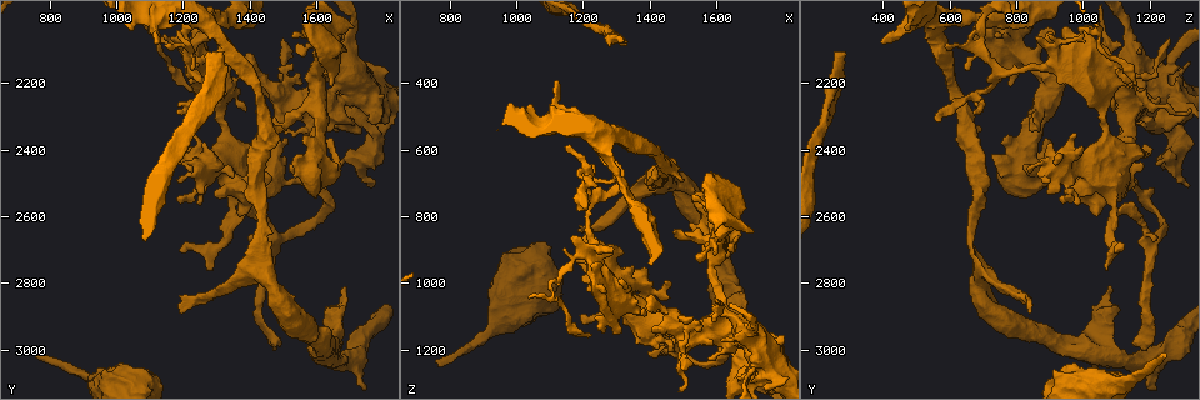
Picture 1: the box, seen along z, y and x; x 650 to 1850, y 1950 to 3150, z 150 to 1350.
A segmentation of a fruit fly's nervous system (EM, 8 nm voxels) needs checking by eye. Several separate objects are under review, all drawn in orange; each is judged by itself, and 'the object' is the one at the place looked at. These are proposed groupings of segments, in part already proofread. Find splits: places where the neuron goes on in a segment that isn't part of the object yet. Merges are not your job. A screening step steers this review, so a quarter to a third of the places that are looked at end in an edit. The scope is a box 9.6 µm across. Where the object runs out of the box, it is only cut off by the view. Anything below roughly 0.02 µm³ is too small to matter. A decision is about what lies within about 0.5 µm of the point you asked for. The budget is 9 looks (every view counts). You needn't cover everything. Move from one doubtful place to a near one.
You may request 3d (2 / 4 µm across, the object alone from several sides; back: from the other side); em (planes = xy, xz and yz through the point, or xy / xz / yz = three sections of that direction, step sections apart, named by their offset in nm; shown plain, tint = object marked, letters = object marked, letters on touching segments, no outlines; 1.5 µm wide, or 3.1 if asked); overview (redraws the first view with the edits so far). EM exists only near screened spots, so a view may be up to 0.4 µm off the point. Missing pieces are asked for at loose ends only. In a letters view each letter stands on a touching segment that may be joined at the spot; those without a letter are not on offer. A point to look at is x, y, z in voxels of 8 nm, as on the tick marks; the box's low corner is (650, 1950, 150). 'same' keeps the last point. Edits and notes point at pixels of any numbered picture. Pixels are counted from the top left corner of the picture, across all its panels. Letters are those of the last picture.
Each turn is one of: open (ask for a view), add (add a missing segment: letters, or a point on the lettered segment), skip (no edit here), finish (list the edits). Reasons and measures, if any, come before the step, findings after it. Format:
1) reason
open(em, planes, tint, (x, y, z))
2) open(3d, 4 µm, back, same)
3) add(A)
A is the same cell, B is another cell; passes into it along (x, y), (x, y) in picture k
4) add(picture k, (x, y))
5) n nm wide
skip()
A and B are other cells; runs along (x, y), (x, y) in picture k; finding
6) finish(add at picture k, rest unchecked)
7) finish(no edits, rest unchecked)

branch stops here
open(em, xz, step 8, tint, (760, 3030, 1230))

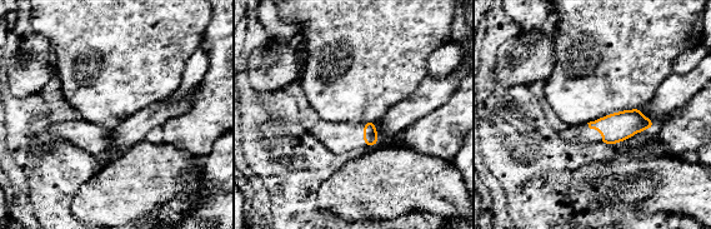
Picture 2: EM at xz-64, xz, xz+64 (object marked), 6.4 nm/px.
open(em, planes, letters, same)

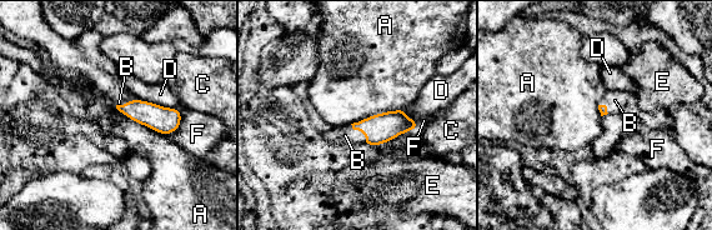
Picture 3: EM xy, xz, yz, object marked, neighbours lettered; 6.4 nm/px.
A touches over 360 nm
add(B)
B is the same cell, A, C, D, E and F are other cells; it goes on there

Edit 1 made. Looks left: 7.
redraw
open(overview)

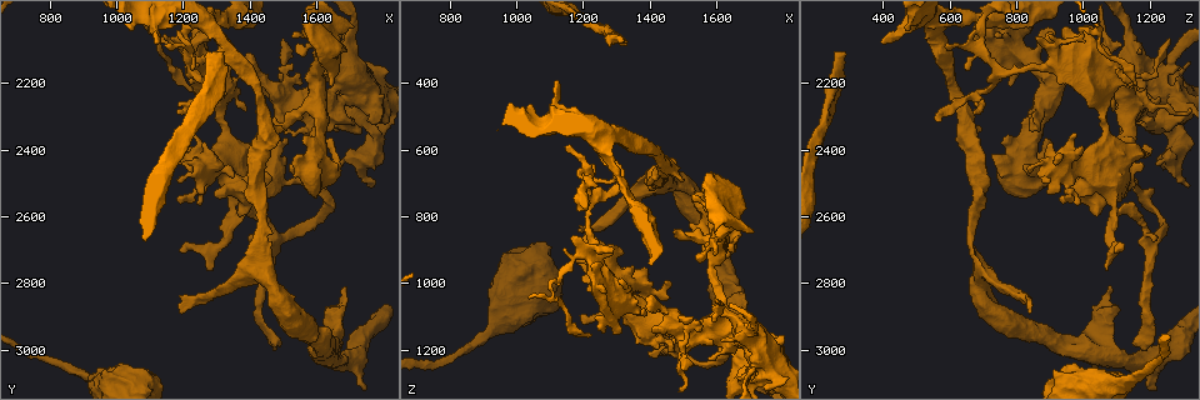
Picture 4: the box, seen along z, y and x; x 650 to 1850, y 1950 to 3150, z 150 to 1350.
free end
open(3d, 2 µm, (1200, 2900, 840))

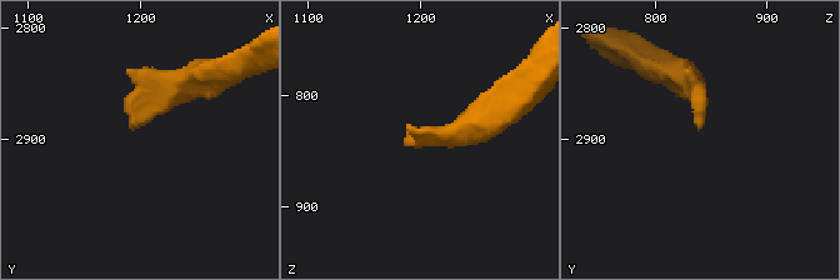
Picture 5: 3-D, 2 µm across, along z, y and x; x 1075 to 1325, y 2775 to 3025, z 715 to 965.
open(em, planes, plain, (1194, 2890, 838))

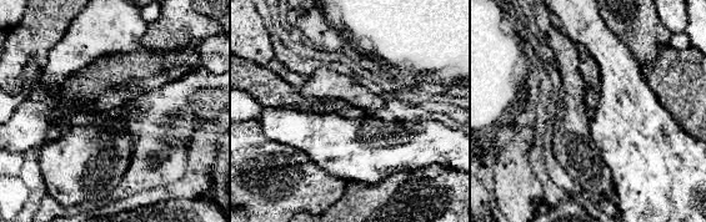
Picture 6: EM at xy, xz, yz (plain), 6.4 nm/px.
open(em, planes, letters, same)

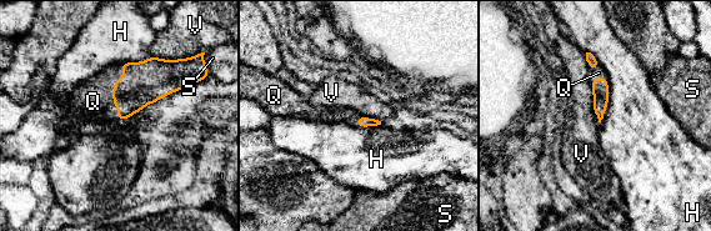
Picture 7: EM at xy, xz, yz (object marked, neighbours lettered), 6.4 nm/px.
Q touches over 360 nm
add(Q)
Q is the same cell, H, S and V are other cells; passes into it along (144, 83), (113, 94), (93, 101) in picture 7; it goes on there

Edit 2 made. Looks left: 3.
tapers out
open(3d, 4 µm, (1470, 2300, 850))

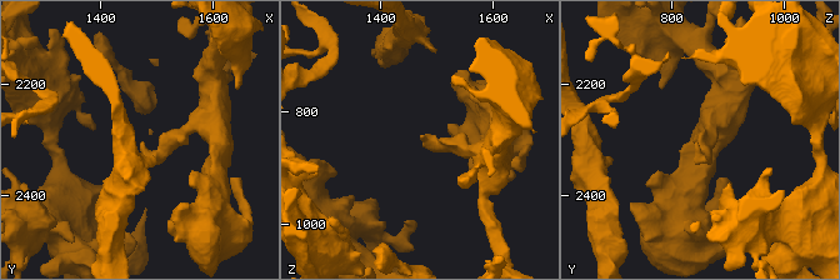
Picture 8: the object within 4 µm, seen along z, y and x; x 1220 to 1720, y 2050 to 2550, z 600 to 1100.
open(em, planes, plain, (1470, 2305, 840))

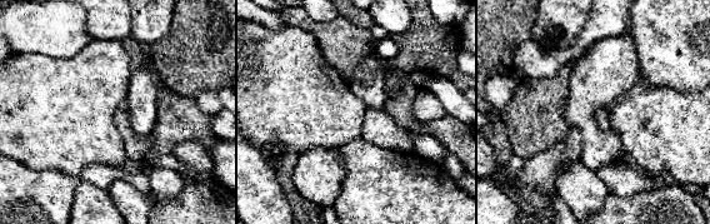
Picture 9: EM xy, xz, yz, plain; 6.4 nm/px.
what lies round it
open(em, planes, letters, same)

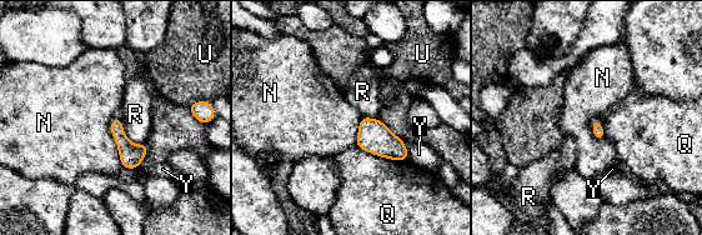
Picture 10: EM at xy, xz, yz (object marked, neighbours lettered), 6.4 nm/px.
skip()
N, Q, R, U and Y are other cells; border along (116, 115), (110, 133), (123, 166) in picture 10; no lettered segment goes on from it

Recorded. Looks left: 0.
finish(add at picture 3, add at picture 7, rest unchecked)

